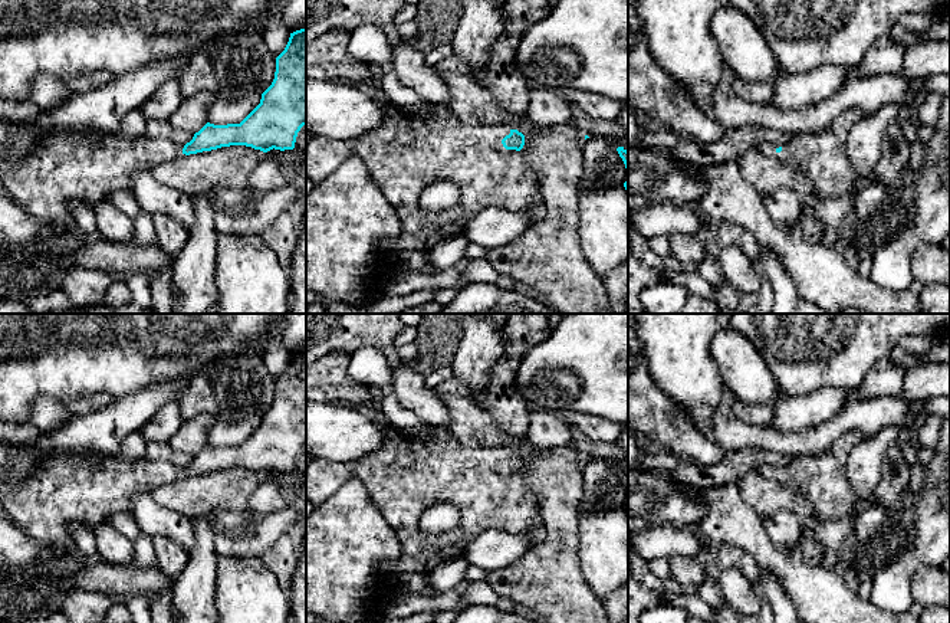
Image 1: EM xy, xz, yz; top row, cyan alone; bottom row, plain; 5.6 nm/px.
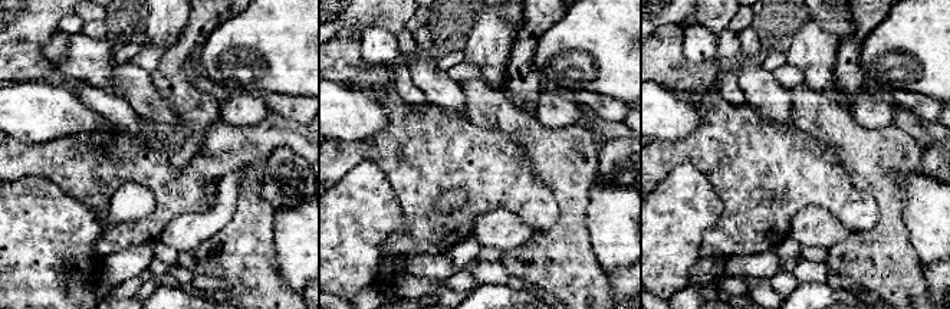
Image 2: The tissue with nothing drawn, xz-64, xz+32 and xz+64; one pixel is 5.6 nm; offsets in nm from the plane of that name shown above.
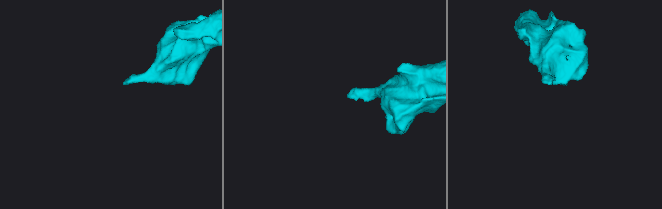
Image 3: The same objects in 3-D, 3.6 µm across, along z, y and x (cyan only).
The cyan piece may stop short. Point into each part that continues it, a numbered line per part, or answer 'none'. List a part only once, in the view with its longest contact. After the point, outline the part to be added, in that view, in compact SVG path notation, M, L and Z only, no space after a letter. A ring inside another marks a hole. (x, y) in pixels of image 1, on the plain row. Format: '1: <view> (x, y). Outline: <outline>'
1: xz (408, 474). Outline: M381 410L374 411L374 422L384 430L384 443L375 452L358 458L354 462L339 463L323 458L313 458L312 462L306 465L306 501L319 506L348 482L359 481L401 544L401 554L382 565L385 573L394 577L401 573L427 574L438 564L461 558L466 545L486 529L496 529L513 535L529 535L532 544L543 538L542 519L525 476L516 472L506 472L502 466L502 462L510 456L507 447L466 446L447 429L437 429L430 435L404 432L394 427ZM440 504L450 504L460 511L460 525L448 532L427 534L420 528L420 519L427 509Z

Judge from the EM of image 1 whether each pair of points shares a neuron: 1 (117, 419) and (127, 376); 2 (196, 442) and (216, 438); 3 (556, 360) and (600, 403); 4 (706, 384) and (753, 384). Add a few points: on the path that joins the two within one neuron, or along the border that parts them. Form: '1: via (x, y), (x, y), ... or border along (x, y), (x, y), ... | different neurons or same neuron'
1: border along (154, 383), (115, 397) | different neurons
2: border along (216, 420), (209, 433), (207, 443) | different neurons
3: via (571, 364), (598, 389) | same neuron
4: border along (710, 353), (726, 386) | different neurons

